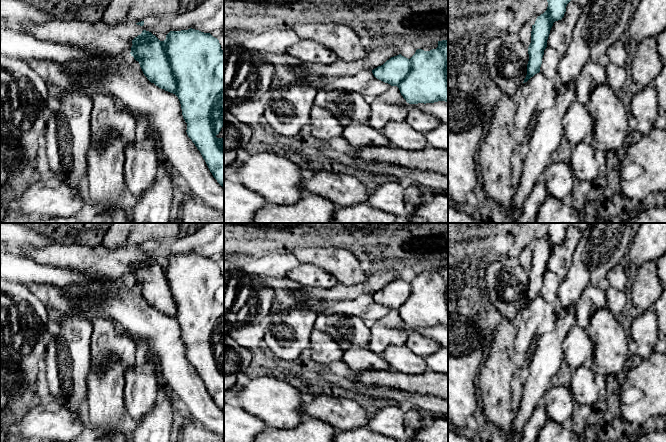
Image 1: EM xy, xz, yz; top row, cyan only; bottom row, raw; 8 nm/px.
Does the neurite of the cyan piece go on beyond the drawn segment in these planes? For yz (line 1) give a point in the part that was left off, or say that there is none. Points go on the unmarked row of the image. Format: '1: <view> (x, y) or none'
1: none

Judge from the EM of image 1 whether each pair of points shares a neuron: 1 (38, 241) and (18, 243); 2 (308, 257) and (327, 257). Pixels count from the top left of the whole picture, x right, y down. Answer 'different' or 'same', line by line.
1: same
2: same

